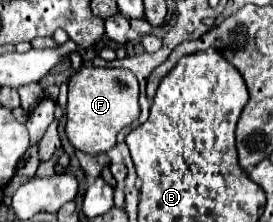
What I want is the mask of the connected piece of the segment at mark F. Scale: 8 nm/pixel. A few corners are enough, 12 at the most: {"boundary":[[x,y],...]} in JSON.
{"boundary":[[83,66],[69,80],[67,138],[103,154],[139,118],[123,68]]}

